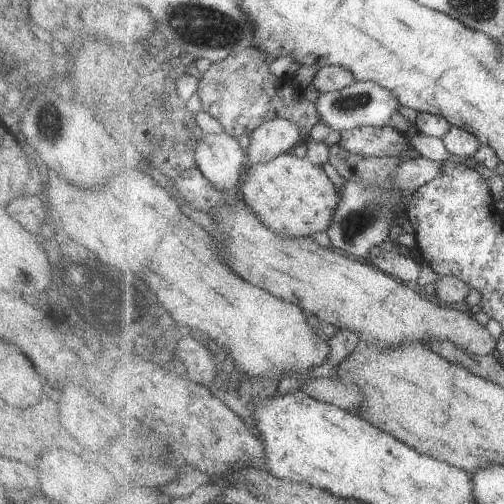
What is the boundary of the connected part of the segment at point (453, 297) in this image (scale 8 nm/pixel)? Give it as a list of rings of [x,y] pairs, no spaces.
[[[424,264],[423,274],[421,276],[421,284],[430,283],[435,288],[436,295],[440,302],[449,306],[463,308],[463,300],[467,298],[470,287],[452,275],[439,275],[429,264]]]

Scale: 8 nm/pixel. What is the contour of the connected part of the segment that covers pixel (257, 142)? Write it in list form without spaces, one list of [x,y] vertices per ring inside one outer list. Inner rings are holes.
[[[274,119],[263,124],[250,137],[248,166],[267,164],[289,153],[305,140],[297,124],[286,119]]]

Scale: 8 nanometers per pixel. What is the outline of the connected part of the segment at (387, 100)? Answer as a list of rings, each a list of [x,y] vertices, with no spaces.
[[[356,81],[344,90],[320,94],[315,104],[322,122],[341,132],[362,127],[387,127],[391,118],[398,113],[398,106],[401,105],[391,90],[372,81]]]

